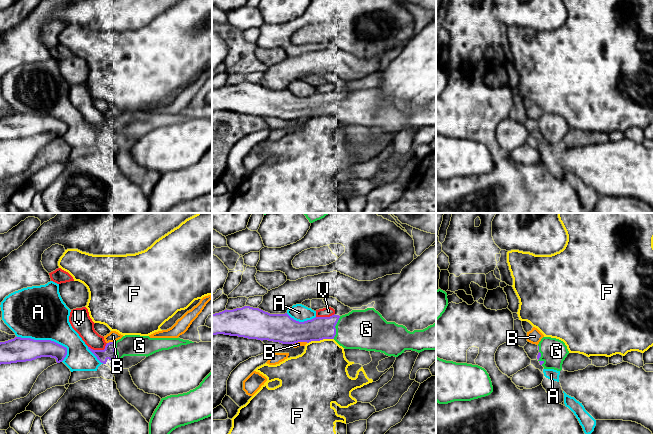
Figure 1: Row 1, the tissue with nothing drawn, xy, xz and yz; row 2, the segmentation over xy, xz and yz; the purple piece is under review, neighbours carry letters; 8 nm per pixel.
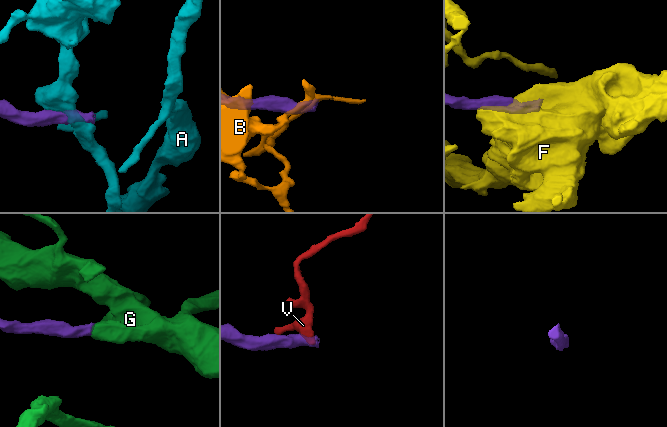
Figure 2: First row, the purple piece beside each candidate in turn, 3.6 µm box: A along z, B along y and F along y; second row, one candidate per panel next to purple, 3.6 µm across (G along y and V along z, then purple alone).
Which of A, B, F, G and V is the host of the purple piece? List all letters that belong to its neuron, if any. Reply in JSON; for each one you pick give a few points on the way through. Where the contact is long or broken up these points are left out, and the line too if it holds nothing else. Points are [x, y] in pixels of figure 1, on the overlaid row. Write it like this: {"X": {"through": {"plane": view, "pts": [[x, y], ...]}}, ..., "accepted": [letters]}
{"accepted": ["G"]}

